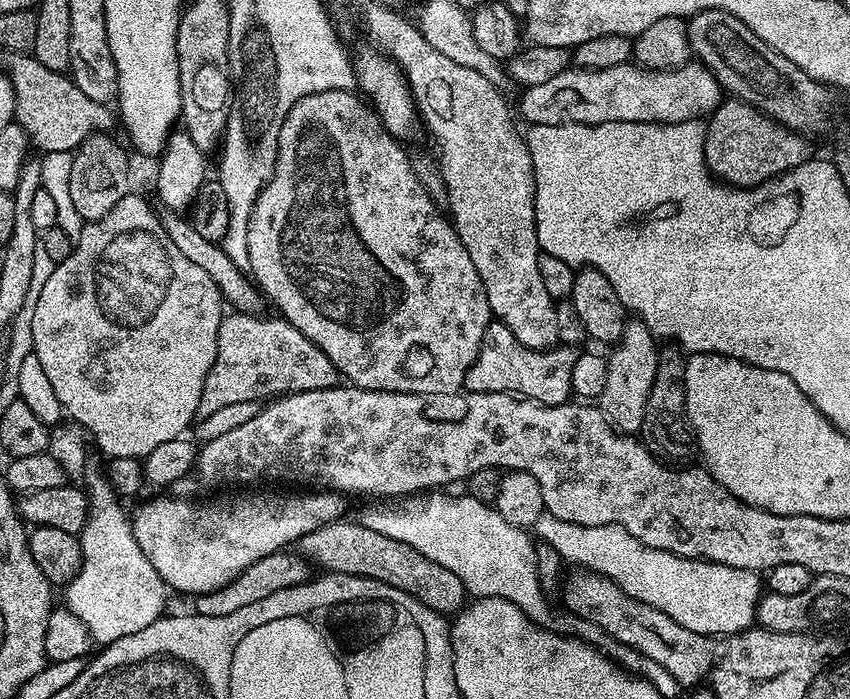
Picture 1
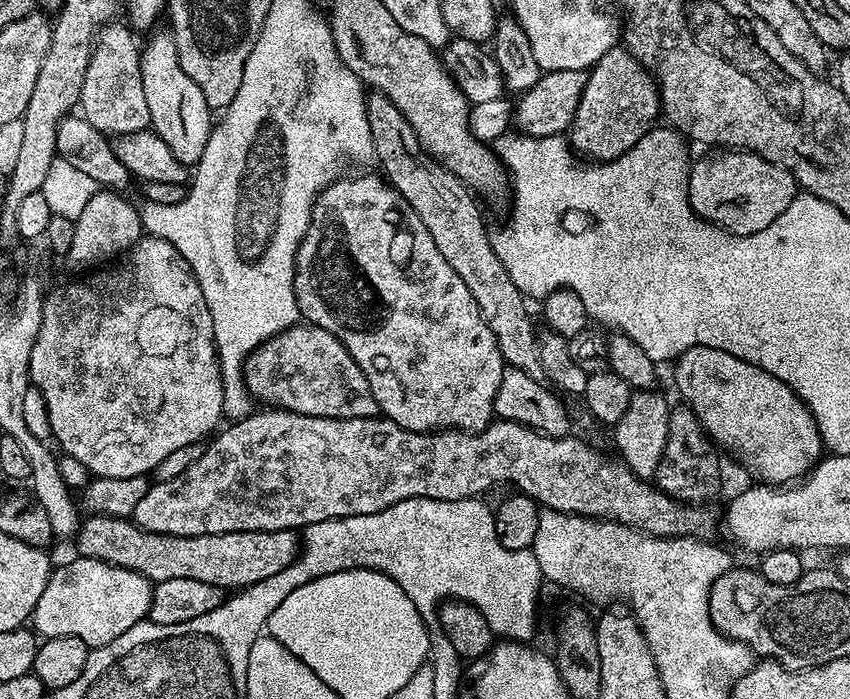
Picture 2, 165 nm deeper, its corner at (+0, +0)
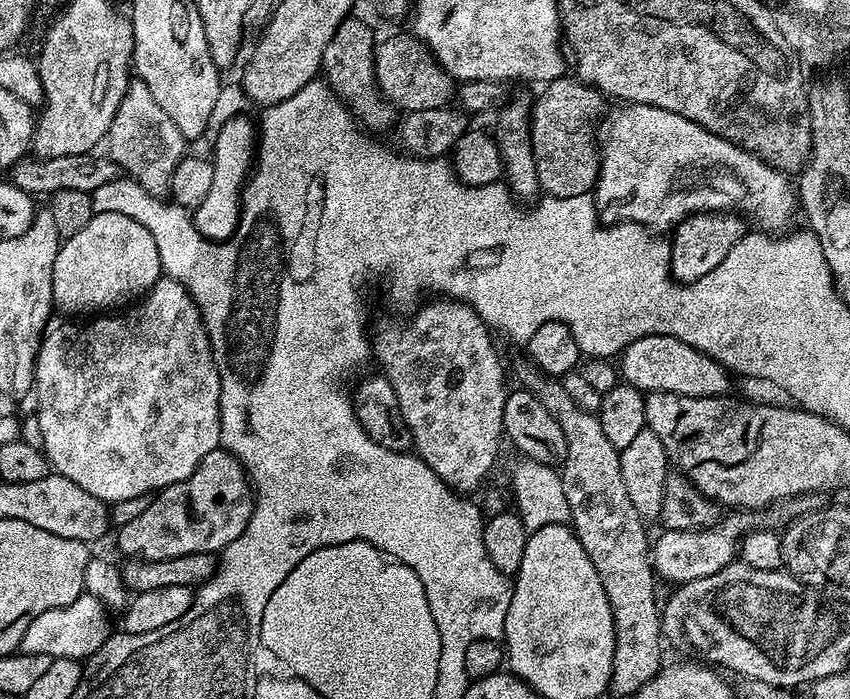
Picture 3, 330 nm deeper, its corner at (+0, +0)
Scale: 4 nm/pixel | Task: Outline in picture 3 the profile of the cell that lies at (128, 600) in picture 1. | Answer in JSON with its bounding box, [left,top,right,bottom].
[19,594,110,661]

